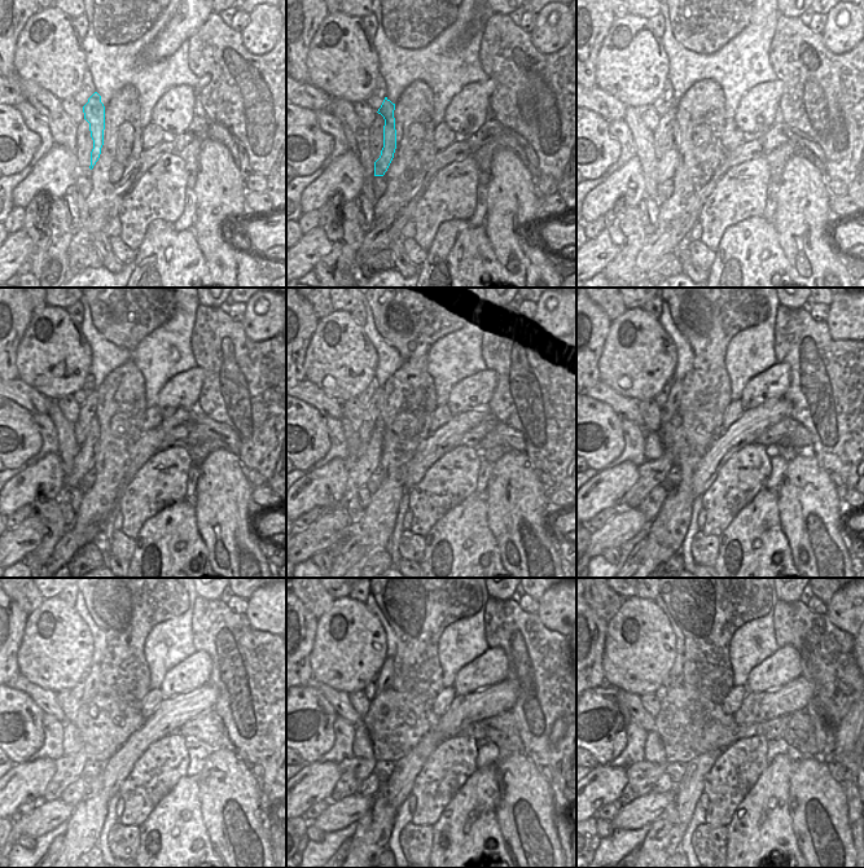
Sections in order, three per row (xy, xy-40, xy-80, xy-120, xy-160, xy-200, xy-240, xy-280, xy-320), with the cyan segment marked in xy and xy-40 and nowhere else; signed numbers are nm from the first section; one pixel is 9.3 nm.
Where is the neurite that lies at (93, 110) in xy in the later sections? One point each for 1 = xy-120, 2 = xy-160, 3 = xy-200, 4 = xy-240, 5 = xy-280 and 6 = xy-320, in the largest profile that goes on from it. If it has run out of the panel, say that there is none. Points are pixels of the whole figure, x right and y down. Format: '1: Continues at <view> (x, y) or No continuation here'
1: Continues at xy-120 (84, 460)
2: Continues at xy-160 (359, 476)
3: Continues at xy-200 (650, 473)
4: Continues at xy-240 (69, 767)
5: Continues at xy-280 (354, 771)
6: Continues at xy-320 (643, 775)

